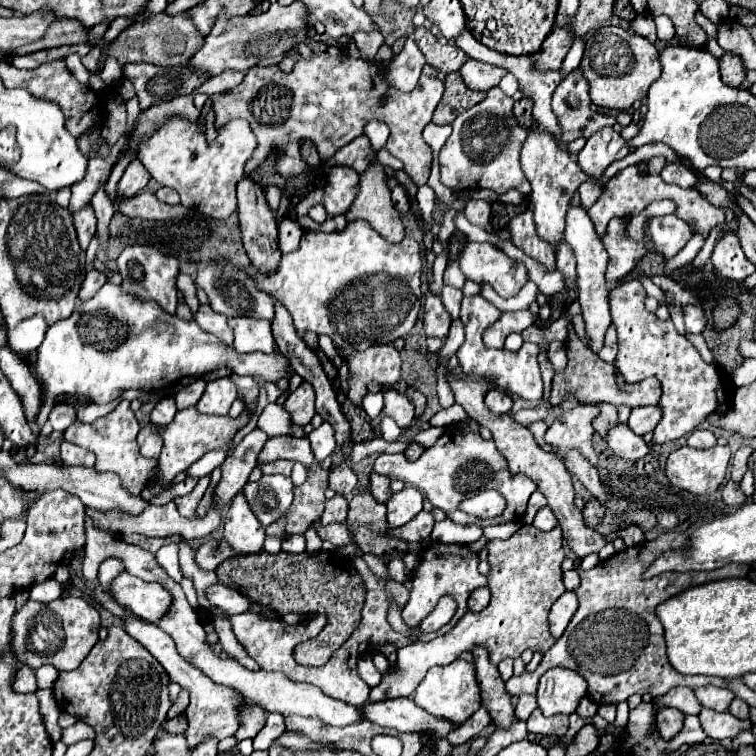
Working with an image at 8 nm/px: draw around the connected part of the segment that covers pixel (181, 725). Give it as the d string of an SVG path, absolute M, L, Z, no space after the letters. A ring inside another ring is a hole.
M181 714L181 716L177 716L177 718L165 720L161 728L163 728L165 732L169 732L169 734L179 734L179 732L183 732L183 730L187 728L187 718Z

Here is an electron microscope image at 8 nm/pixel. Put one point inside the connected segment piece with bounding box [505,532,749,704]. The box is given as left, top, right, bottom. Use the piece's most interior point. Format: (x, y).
(615, 641)

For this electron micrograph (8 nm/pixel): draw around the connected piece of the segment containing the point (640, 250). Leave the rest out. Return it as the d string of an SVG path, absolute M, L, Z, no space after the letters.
M611 220L607 228L607 236L603 236L605 250L609 252L609 266L607 266L607 280L617 282L627 276L633 266L647 254L645 242L635 242L625 234L625 220Z

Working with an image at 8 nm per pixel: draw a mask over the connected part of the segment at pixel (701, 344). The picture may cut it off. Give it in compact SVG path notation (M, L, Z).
M687 332L687 340L699 350L699 354L703 356L703 360L707 360L707 362L711 362L711 364L715 364L715 360L713 360L713 356L711 356L711 350L707 348L707 344L705 344L705 338L701 336L701 334L689 334Z

